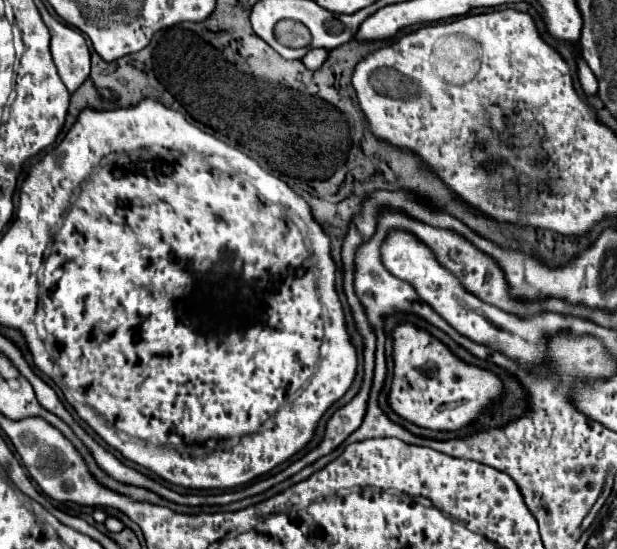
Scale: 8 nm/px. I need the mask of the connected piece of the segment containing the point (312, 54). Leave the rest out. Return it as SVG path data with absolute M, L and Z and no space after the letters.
M311 48L305 56L303 56L303 64L309 68L309 70L319 70L325 60L329 58L329 50L327 48Z

